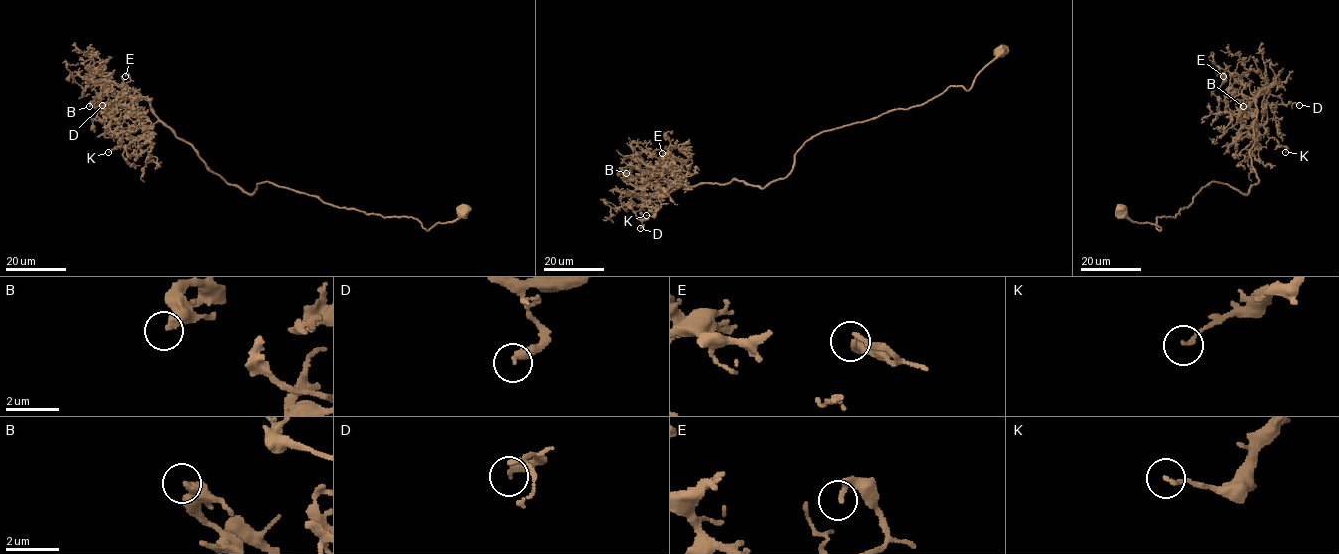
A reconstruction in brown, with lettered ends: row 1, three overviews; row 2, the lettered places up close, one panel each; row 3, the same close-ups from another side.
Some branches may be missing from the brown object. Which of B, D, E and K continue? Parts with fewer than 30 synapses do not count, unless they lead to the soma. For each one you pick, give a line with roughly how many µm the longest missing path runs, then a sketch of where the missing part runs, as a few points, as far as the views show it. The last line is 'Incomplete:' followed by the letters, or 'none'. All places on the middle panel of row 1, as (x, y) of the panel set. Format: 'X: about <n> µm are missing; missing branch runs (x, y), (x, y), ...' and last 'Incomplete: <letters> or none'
Incomplete: none

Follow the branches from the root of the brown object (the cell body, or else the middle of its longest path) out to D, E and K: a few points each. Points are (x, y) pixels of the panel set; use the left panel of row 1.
D: (463, 211), (426, 230), (268, 181), (249, 194), (135, 91), (102, 105)
E: (463, 211), (426, 230), (268, 181), (243, 192), (98, 70), (125, 76)
K: (463, 211), (426, 230), (268, 181), (249, 194), (135, 91), (108, 152)

